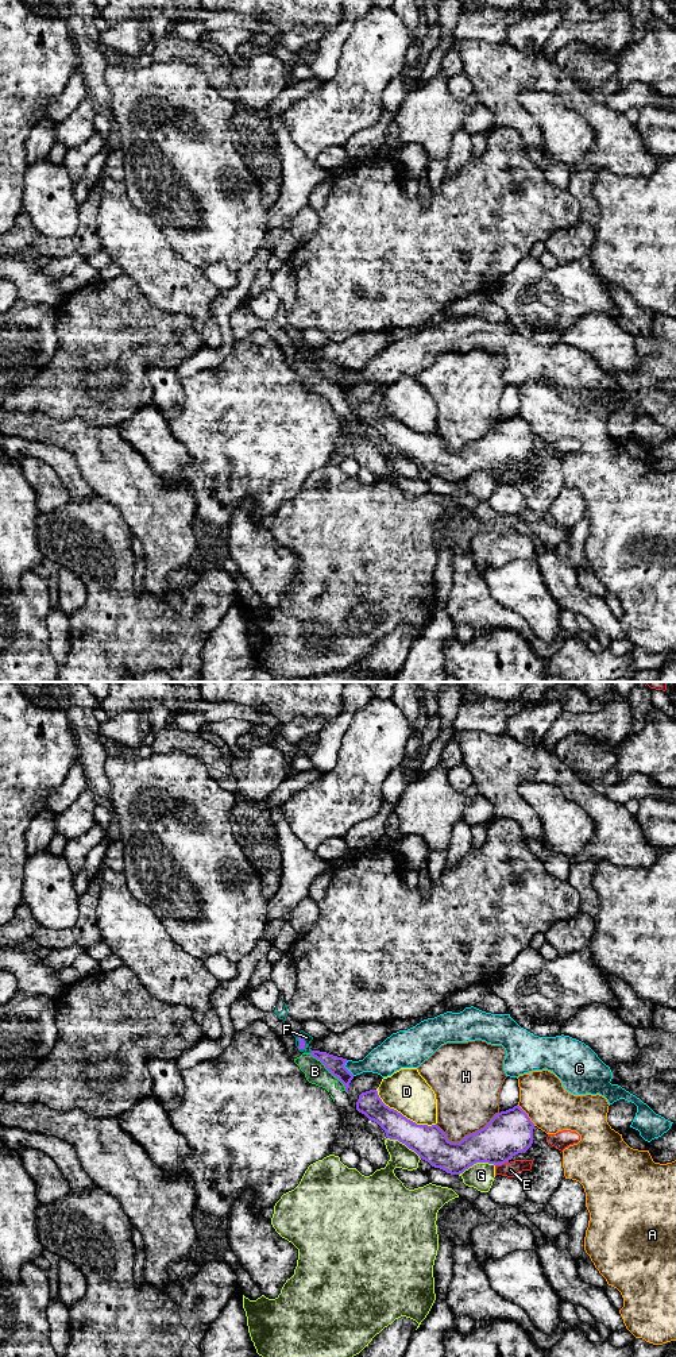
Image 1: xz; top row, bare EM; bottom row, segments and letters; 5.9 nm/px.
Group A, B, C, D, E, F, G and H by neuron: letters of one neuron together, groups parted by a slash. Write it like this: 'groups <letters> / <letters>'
groups A / B / C / D / E / F / G / H

